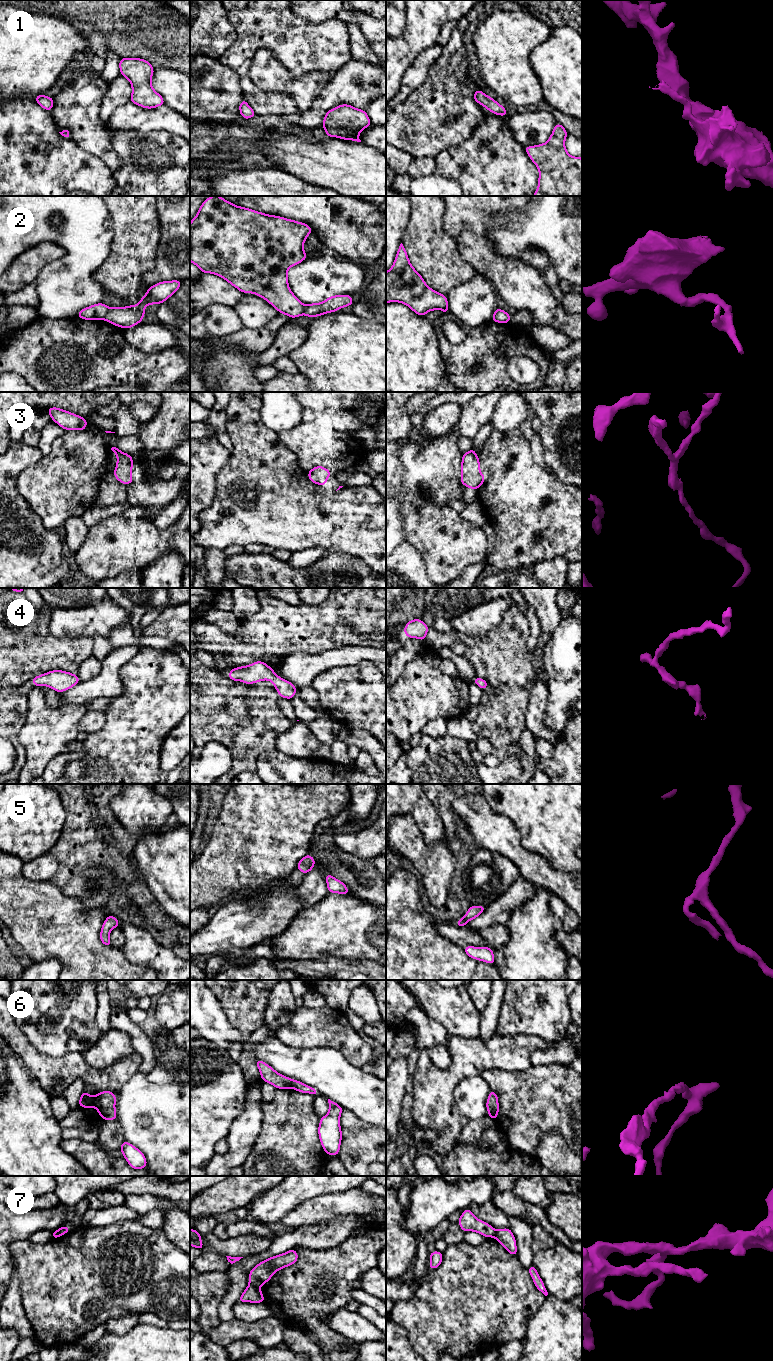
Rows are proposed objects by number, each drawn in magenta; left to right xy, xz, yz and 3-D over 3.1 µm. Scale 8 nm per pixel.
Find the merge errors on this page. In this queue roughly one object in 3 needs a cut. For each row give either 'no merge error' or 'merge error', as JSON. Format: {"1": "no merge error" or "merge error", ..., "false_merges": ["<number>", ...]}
{"1": "no merge error", "2": "no merge error", "3": "no merge error", "4": "no merge error", "5": "no merge error", "6": "no merge error", "7": "merge error", "false_merges": ["7"]}

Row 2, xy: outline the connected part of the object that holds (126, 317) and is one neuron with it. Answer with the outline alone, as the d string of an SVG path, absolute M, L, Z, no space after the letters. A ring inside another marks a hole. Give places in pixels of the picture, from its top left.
M163 281L151 286L141 298L138 305L109 308L104 303L91 305L79 311L76 317L85 320L103 320L122 327L131 328L142 322L145 315L144 307L151 304L161 304L172 296L181 286L182 281Z

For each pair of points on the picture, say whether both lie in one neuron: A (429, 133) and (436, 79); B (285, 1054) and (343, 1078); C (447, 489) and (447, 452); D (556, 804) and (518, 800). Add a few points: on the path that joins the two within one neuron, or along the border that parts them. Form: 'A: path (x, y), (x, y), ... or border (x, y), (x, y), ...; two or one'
A: path (431, 120), (436, 115), (436, 92); one
B: path (299, 1064), (320, 1067), (329, 1072); one
C: path (447, 480), (447, 461); one
D: path (547, 804), (543, 800), (527, 800); one

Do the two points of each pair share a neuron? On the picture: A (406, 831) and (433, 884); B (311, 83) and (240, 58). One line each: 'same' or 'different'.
A: same
B: different

